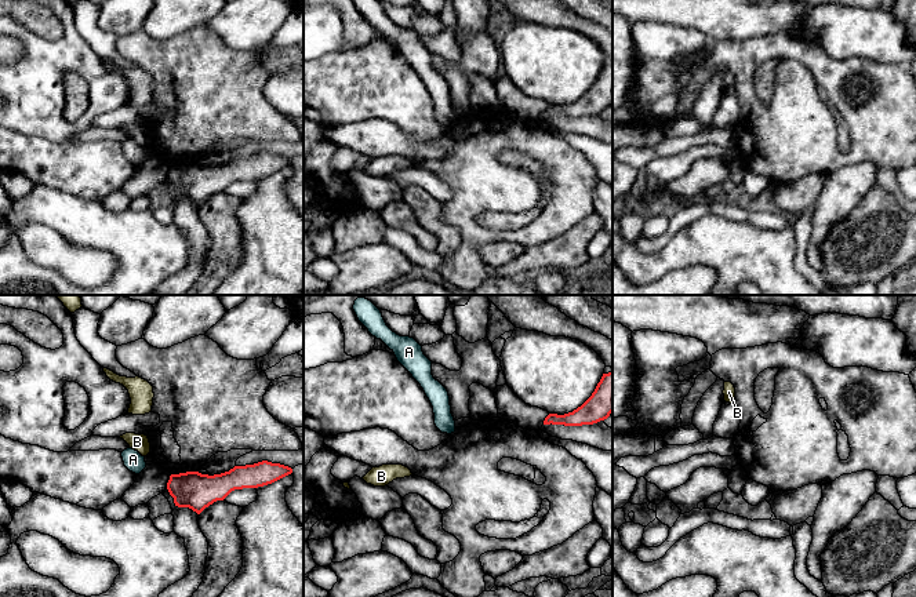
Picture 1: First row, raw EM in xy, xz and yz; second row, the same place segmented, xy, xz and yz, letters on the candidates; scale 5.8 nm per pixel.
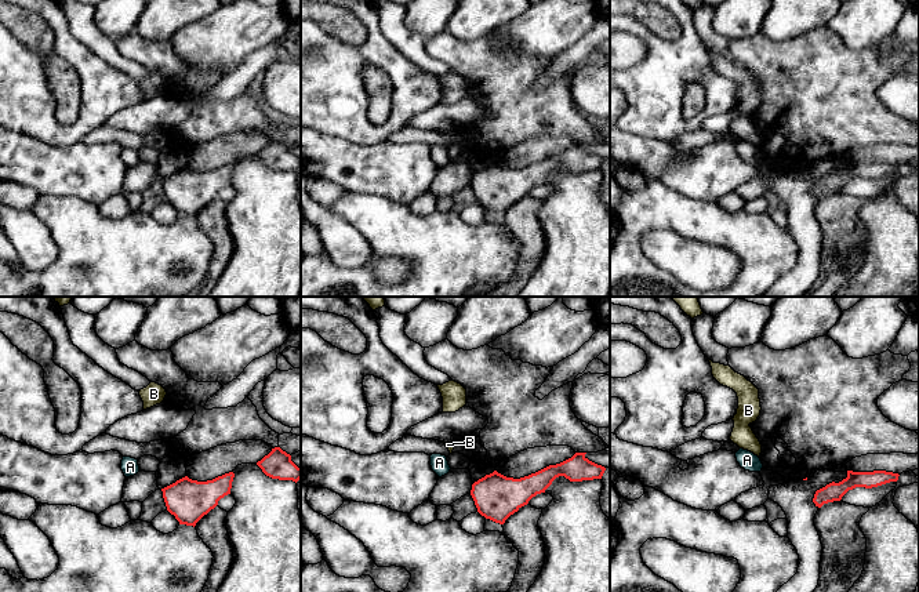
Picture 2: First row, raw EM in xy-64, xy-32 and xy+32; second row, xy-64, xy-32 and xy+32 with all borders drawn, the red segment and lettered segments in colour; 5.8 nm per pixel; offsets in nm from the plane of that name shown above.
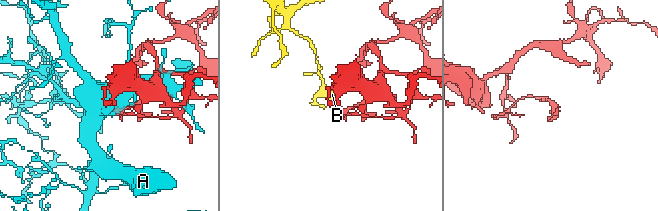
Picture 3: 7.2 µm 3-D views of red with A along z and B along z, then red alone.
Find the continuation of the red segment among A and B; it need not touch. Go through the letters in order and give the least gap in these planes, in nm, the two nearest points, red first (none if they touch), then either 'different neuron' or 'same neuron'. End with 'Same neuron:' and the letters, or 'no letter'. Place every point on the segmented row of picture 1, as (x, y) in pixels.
A: gap 150 nm; span xy (170, 476), (145, 466); different neuron
B: gap 190 nm; span xy (171, 474), (149, 451); same neuron
Same neuron: B

